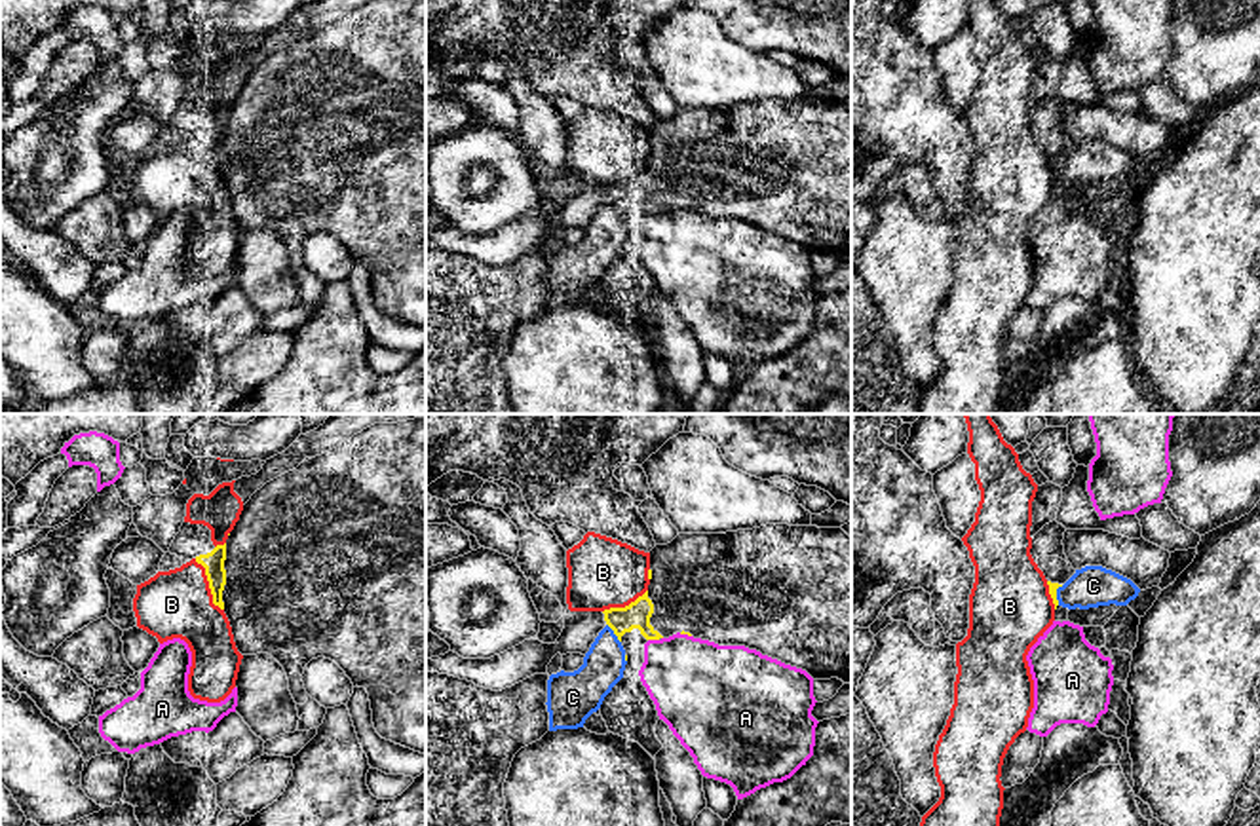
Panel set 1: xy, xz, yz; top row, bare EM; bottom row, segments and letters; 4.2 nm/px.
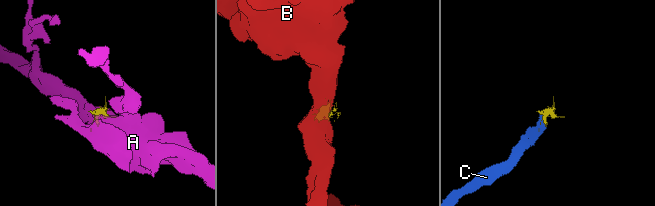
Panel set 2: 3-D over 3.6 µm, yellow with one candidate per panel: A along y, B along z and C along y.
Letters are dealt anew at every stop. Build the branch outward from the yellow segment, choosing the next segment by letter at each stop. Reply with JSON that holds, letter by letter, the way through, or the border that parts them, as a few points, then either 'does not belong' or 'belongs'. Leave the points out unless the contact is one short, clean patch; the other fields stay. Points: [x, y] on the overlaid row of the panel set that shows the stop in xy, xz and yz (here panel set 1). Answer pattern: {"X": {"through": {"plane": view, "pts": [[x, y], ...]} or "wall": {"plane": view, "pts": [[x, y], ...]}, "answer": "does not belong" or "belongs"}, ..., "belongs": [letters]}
{"A": {"answer": "does not belong"}, "B": {"answer": "does not belong"}, "C": {"answer": "belongs"}, "belongs": ["C"]}

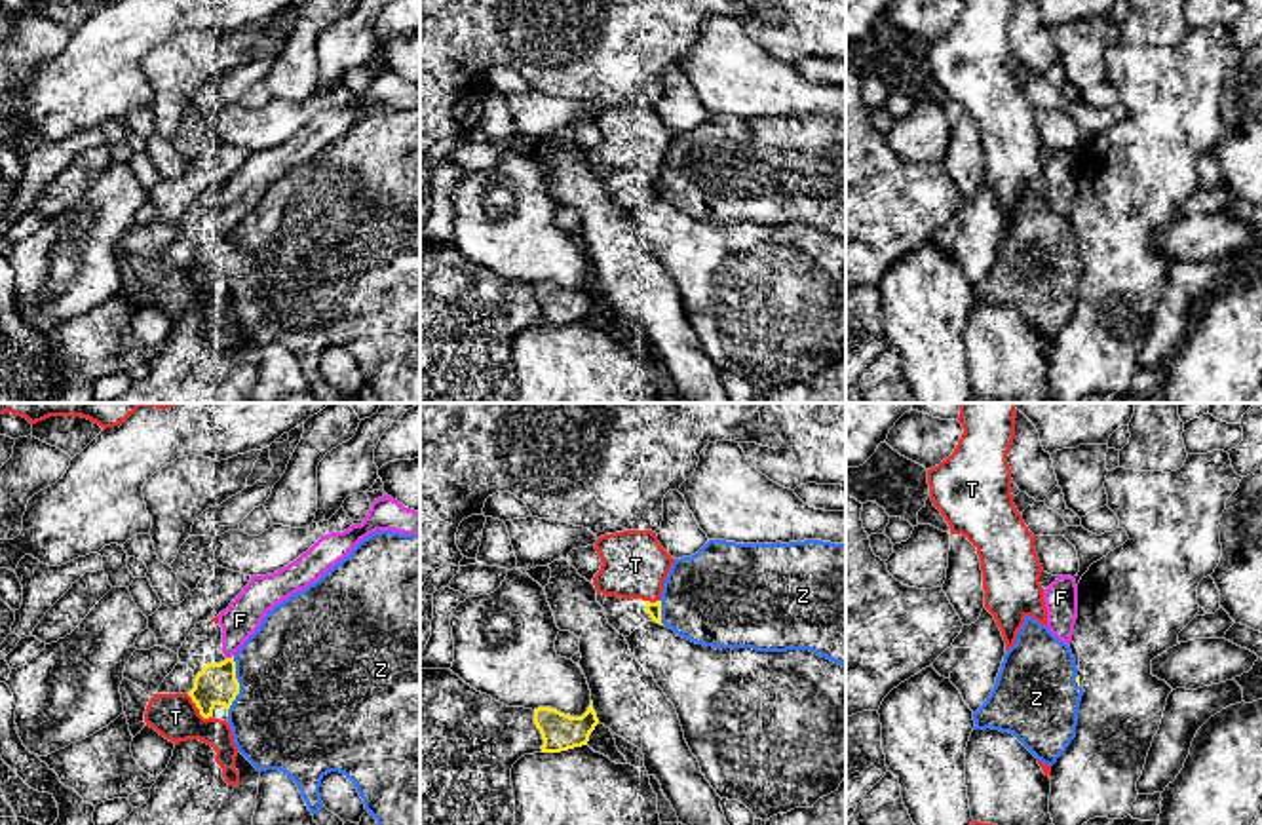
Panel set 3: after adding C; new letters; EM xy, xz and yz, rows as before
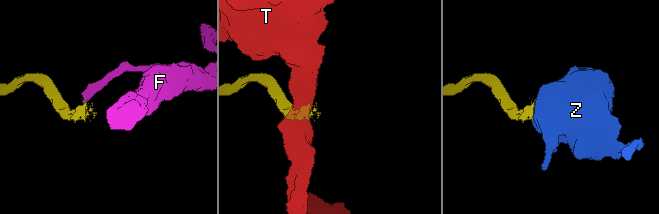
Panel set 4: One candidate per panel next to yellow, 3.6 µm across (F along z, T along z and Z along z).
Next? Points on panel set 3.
{"F": {"answer": "does not belong"}, "T": {"answer": "does not belong"}, "Z": {"answer": "belongs"}, "belongs": ["Z"]}

